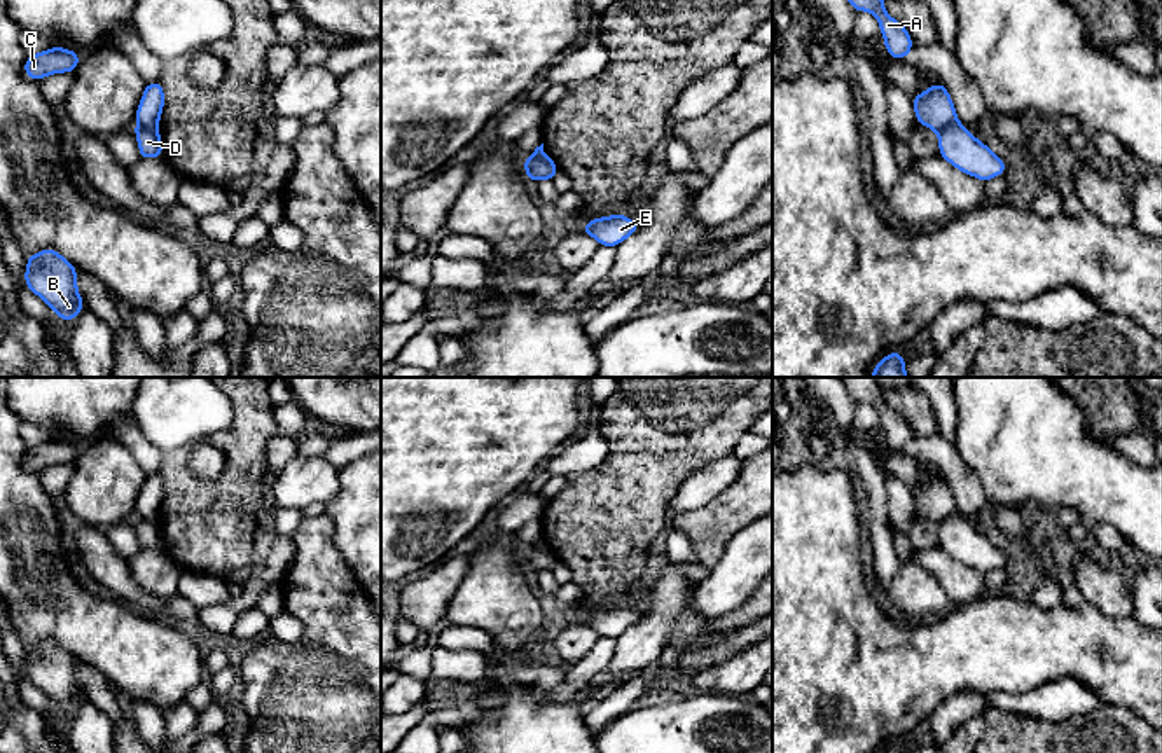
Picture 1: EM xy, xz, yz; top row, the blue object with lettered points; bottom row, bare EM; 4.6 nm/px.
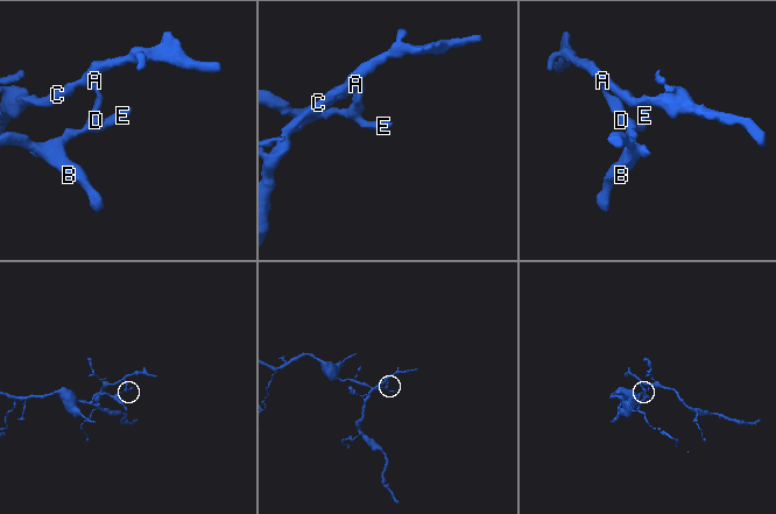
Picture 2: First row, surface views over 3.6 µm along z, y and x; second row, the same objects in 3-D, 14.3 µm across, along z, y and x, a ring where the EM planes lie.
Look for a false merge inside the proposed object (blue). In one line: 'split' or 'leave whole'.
split

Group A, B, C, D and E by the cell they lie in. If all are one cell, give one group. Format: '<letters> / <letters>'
A C / B D E

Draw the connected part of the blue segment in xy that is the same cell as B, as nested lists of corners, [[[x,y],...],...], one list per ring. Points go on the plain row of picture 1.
[[[52,639],[26,648],[24,676],[68,715],[86,699],[77,681],[77,659]]]

